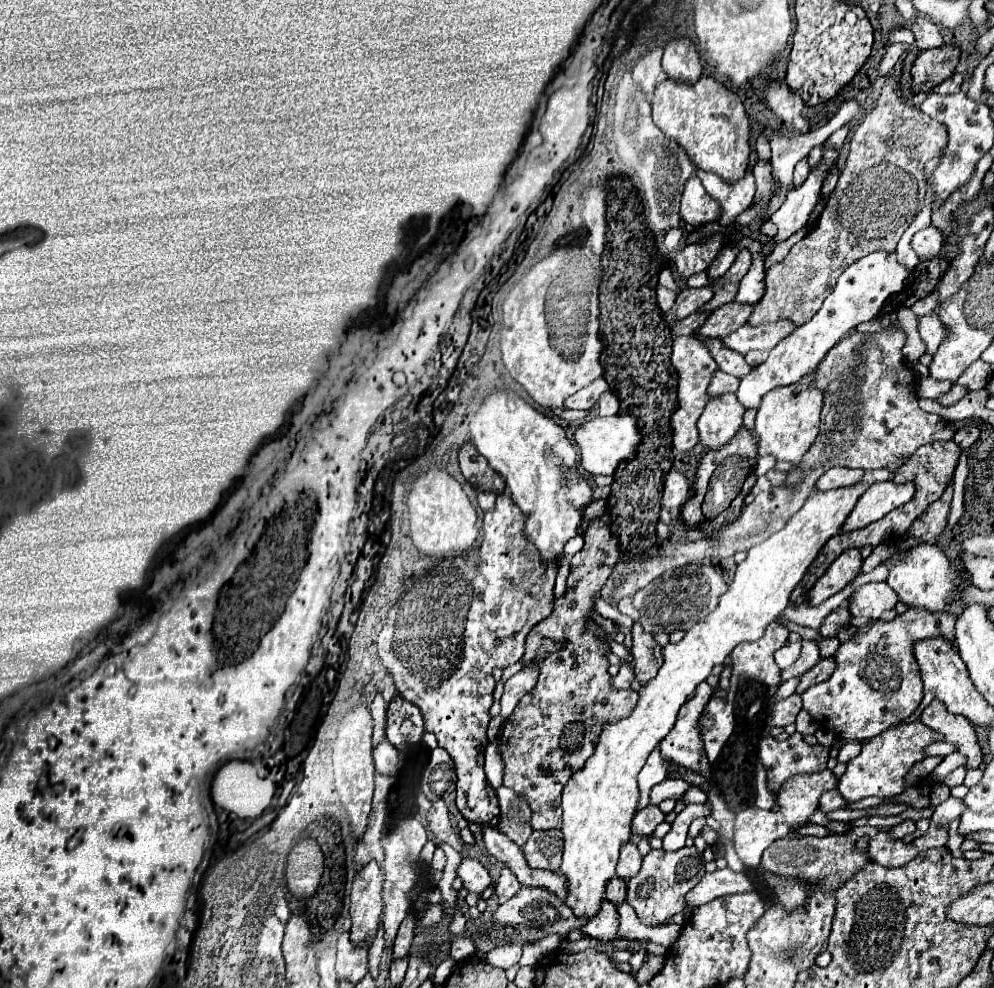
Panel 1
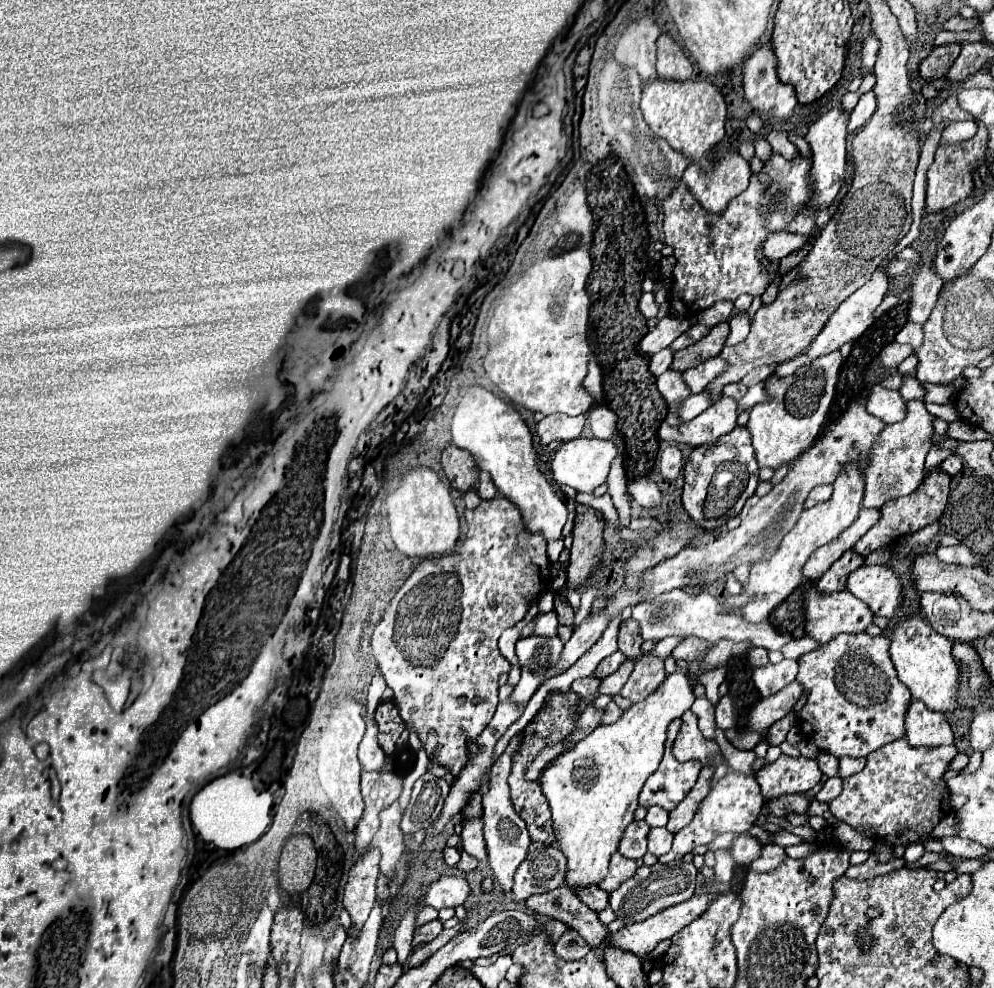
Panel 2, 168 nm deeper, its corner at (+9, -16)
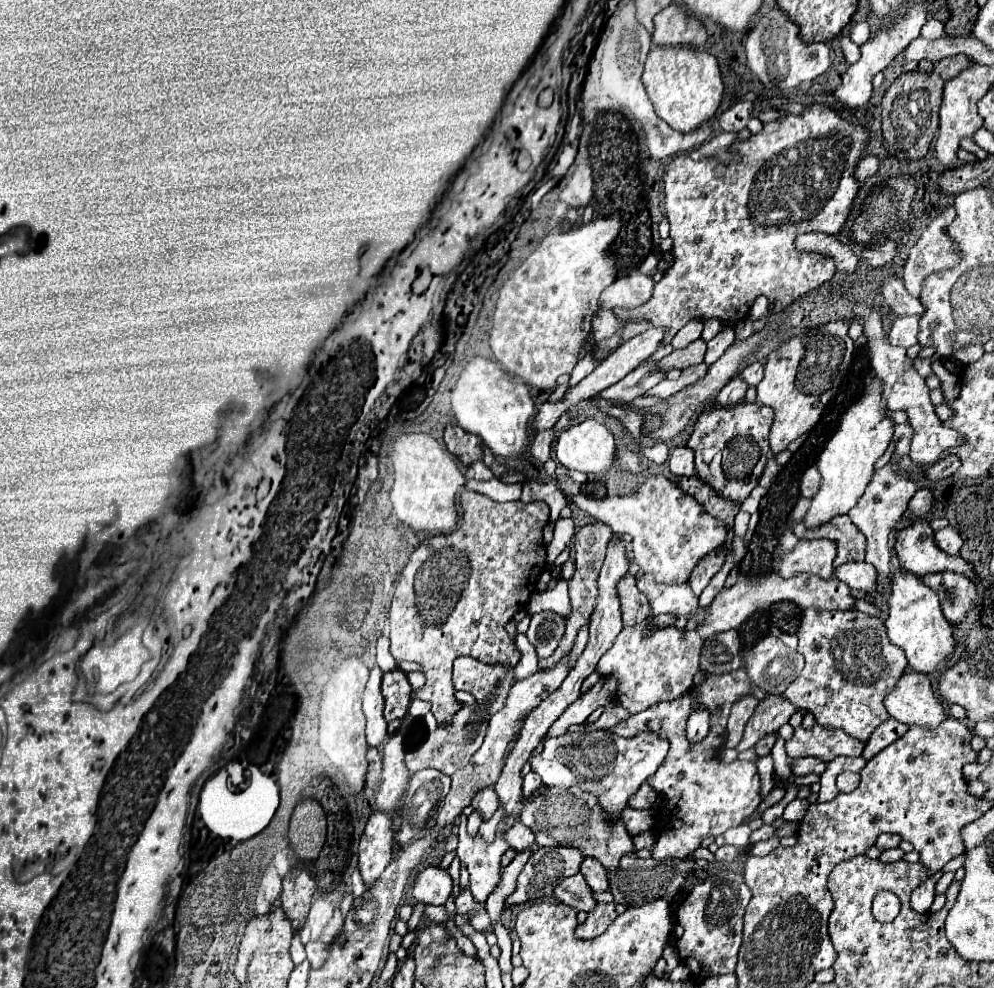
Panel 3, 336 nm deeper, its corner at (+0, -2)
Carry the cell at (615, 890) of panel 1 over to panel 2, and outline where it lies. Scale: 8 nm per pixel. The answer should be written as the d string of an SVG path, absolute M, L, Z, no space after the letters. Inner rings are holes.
M599 886L597 888L585 888L585 892L579 892L577 896L595 912L605 910L609 904L609 894L605 890L601 890Z

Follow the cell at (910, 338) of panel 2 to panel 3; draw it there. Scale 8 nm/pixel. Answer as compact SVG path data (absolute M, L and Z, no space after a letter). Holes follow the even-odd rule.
M886 276L882 282L882 296L886 304L892 308L894 314L898 316L908 316L908 314L924 314L922 312L922 302L914 296L910 296L902 284L902 278L896 276Z

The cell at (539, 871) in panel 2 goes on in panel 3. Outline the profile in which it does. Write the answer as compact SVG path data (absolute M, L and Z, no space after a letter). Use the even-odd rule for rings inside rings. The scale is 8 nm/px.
M538 848L526 862L518 876L516 890L506 898L504 906L524 904L542 896L552 896L554 888L568 876L578 874L582 864L582 852L574 848Z

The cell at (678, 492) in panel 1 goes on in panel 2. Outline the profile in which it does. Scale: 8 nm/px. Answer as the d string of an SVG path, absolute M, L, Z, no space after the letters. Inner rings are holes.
M649 478L633 480L631 484L627 484L627 490L633 496L633 500L637 504L641 504L643 508L653 508L653 506L659 506L661 504L661 490Z

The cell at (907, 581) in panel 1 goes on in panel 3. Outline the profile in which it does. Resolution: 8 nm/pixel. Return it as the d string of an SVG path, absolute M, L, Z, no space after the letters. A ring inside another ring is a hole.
M846 562L834 572L834 576L844 584L848 584L852 590L866 592L870 590L870 586L874 586L876 570L866 562Z

